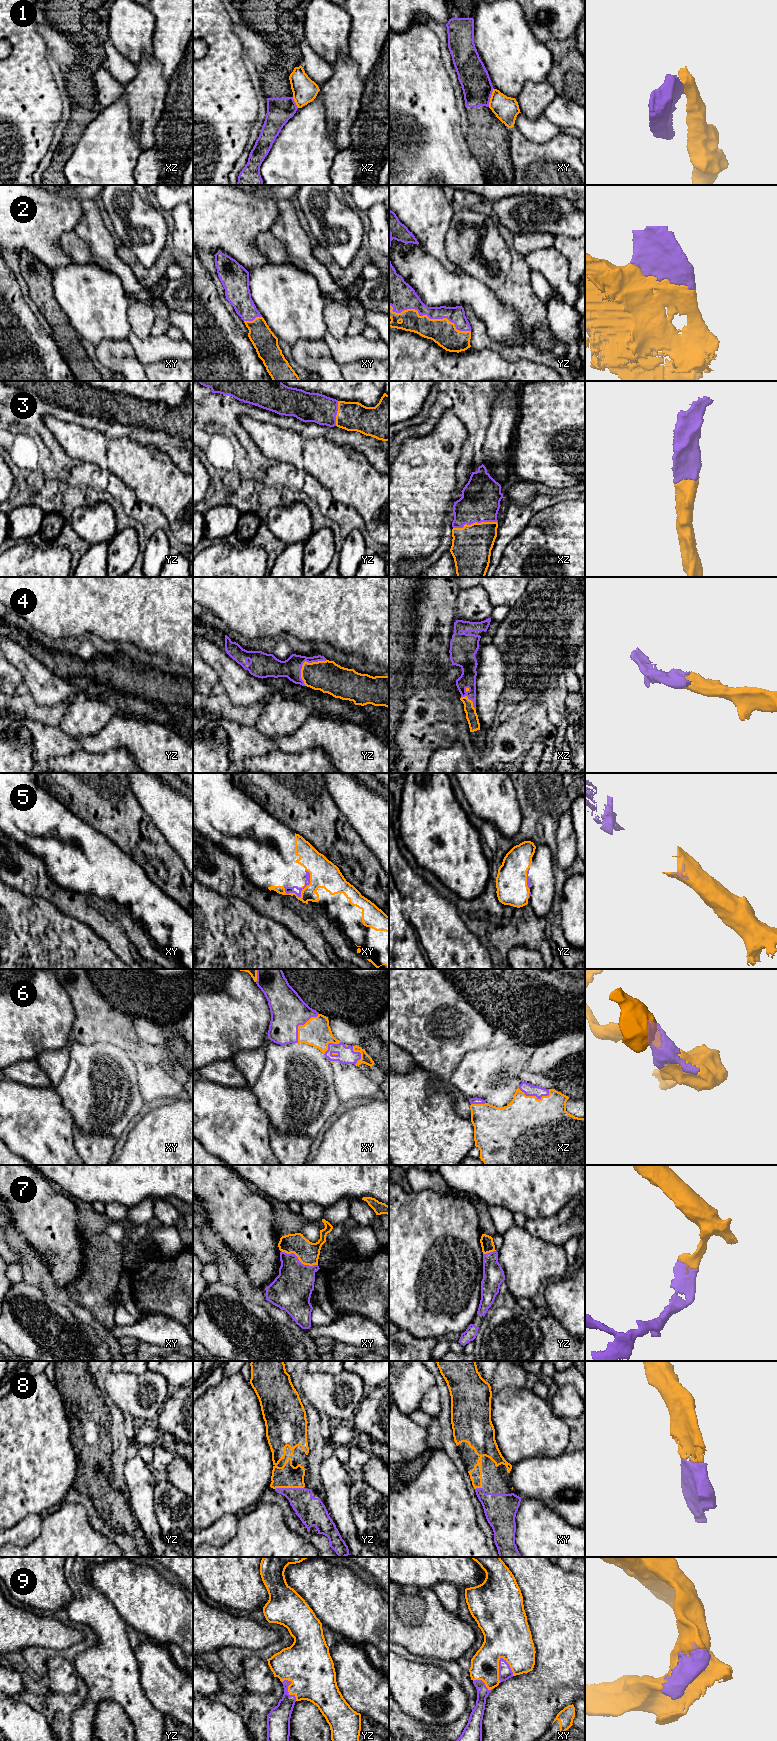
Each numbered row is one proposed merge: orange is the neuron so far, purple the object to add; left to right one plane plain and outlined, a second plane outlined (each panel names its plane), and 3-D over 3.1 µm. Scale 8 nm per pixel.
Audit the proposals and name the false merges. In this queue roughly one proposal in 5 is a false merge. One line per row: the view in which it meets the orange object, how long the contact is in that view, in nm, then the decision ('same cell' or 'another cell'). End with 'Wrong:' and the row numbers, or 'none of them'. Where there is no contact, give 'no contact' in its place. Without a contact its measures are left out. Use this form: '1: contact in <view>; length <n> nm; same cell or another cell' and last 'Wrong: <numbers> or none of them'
1: contact in xy; length 160 nm; another cell
2: contact in yz; length 700 nm; same cell
3: contact in xz; length 360 nm; same cell
4: contact in yz; length 280 nm; same cell
5: contact in xy; length 260 nm; another cell
6: contact in xz; length 260 nm; same cell
7: contact in xy; length 320 nm; same cell
8: contact in yz; length 240 nm; same cell
9: contact in xy; length 200 nm; same cell
Wrong: 1, 5

